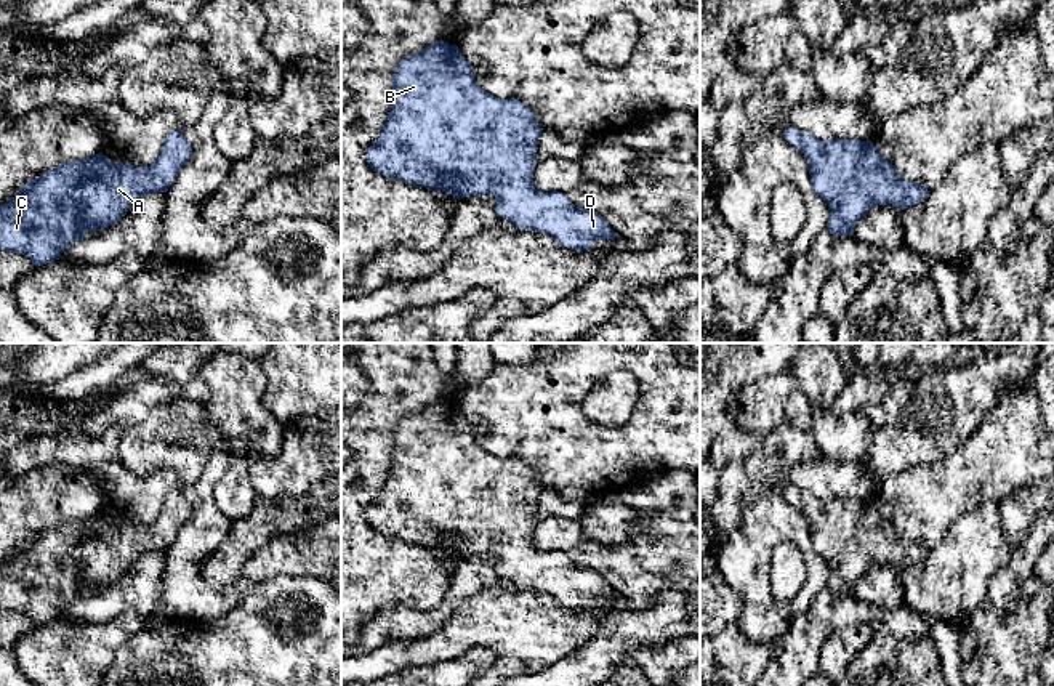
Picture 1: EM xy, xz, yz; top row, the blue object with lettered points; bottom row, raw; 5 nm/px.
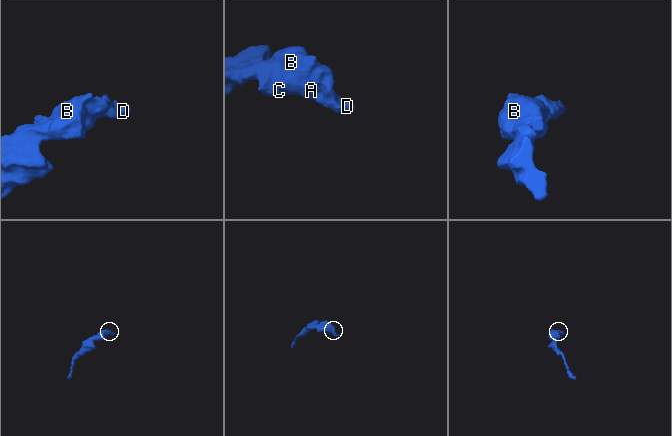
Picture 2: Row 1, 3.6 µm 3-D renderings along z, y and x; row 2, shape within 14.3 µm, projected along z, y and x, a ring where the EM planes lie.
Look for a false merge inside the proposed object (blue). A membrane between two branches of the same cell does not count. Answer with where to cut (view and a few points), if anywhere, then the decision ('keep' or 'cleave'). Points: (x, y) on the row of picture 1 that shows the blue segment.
no cut | keep

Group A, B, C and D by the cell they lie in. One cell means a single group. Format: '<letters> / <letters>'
A B C D

